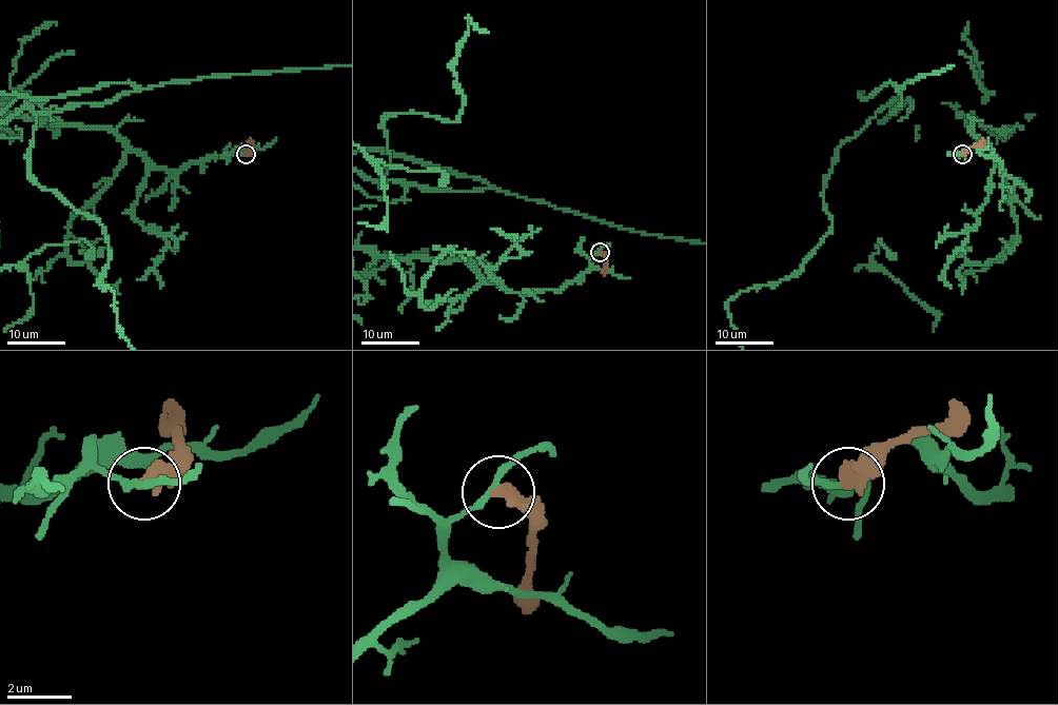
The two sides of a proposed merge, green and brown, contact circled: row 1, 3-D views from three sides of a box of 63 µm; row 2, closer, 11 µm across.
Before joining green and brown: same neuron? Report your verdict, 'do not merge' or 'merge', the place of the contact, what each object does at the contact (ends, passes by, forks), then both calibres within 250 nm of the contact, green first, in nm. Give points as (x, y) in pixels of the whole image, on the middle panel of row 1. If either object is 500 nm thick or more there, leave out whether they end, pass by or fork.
do not merge; place (600, 252); green passes by; brown ends; calibres 200 and 460 nm

